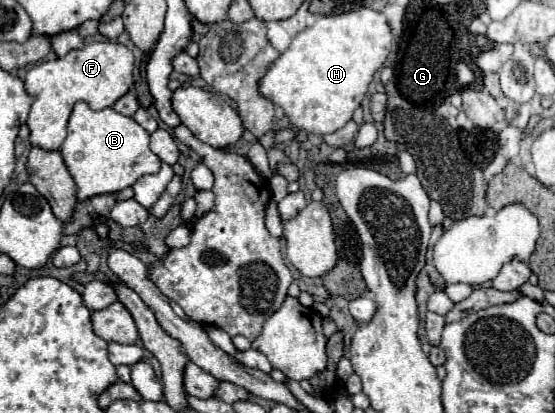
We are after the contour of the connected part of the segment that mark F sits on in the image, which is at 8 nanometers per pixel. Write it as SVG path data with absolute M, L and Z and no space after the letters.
M91 41L81 49L69 51L65 57L39 63L25 75L25 87L35 97L27 125L31 129L31 145L43 149L59 149L67 137L67 121L77 101L89 103L91 109L113 107L133 87L133 53L117 41Z

